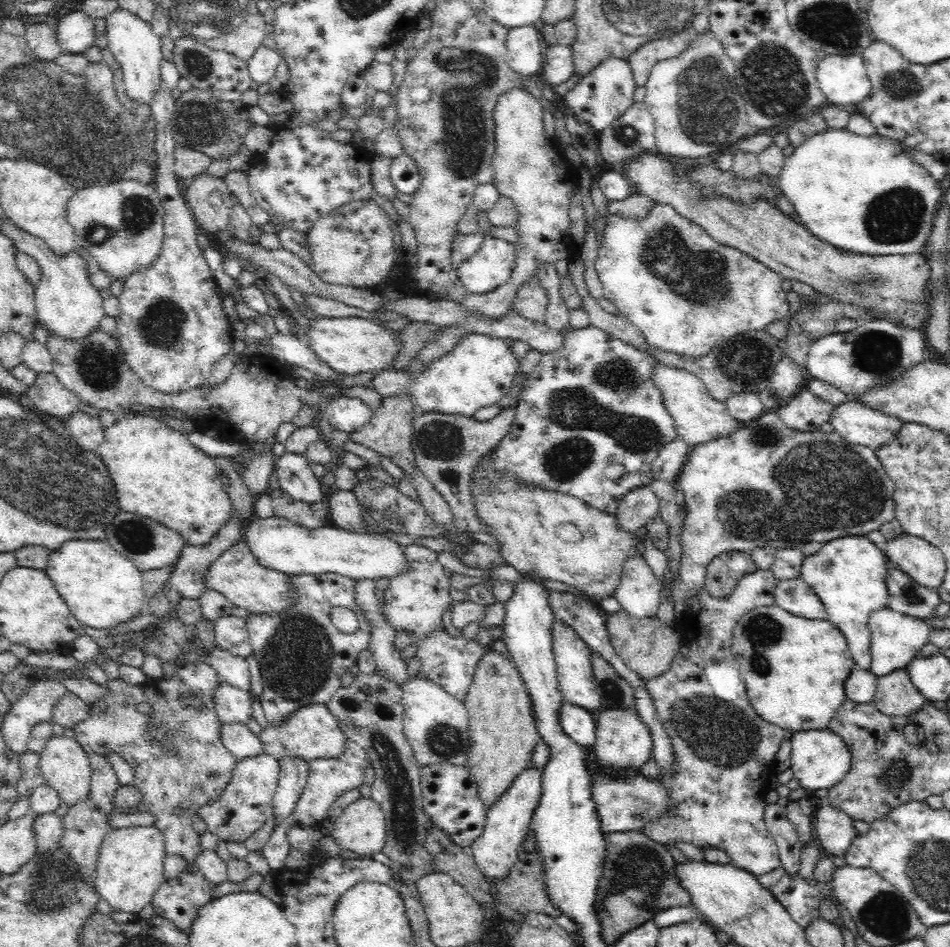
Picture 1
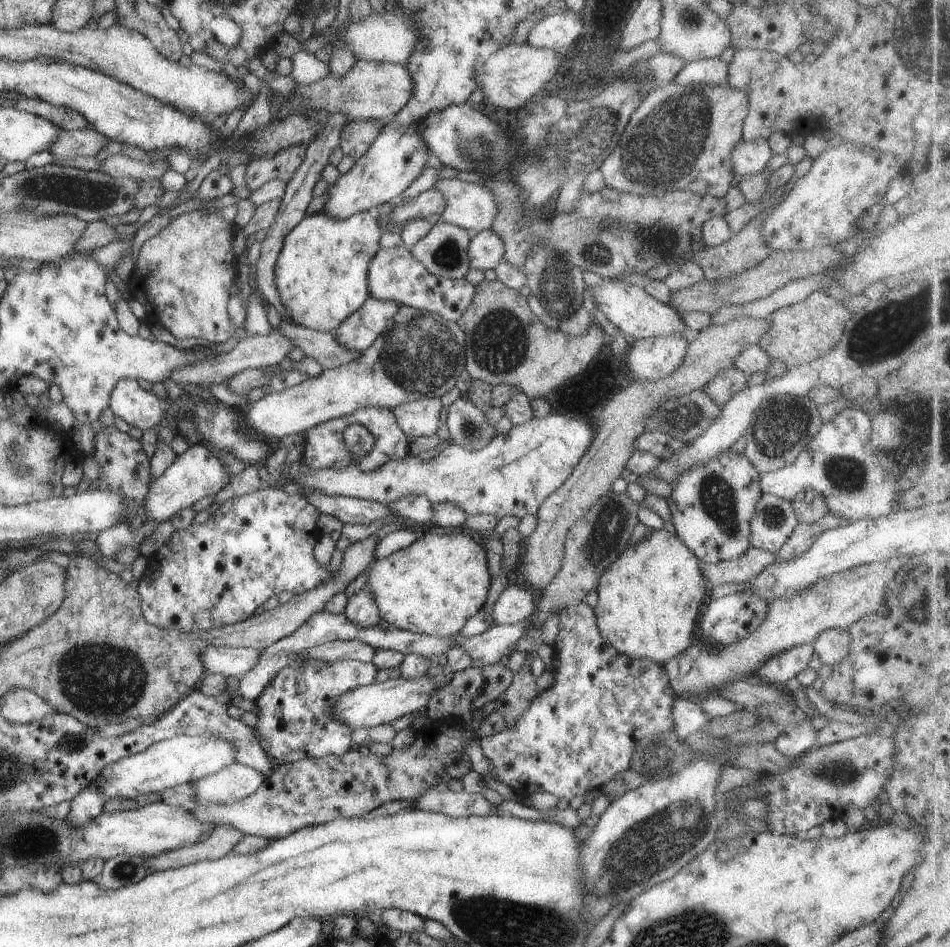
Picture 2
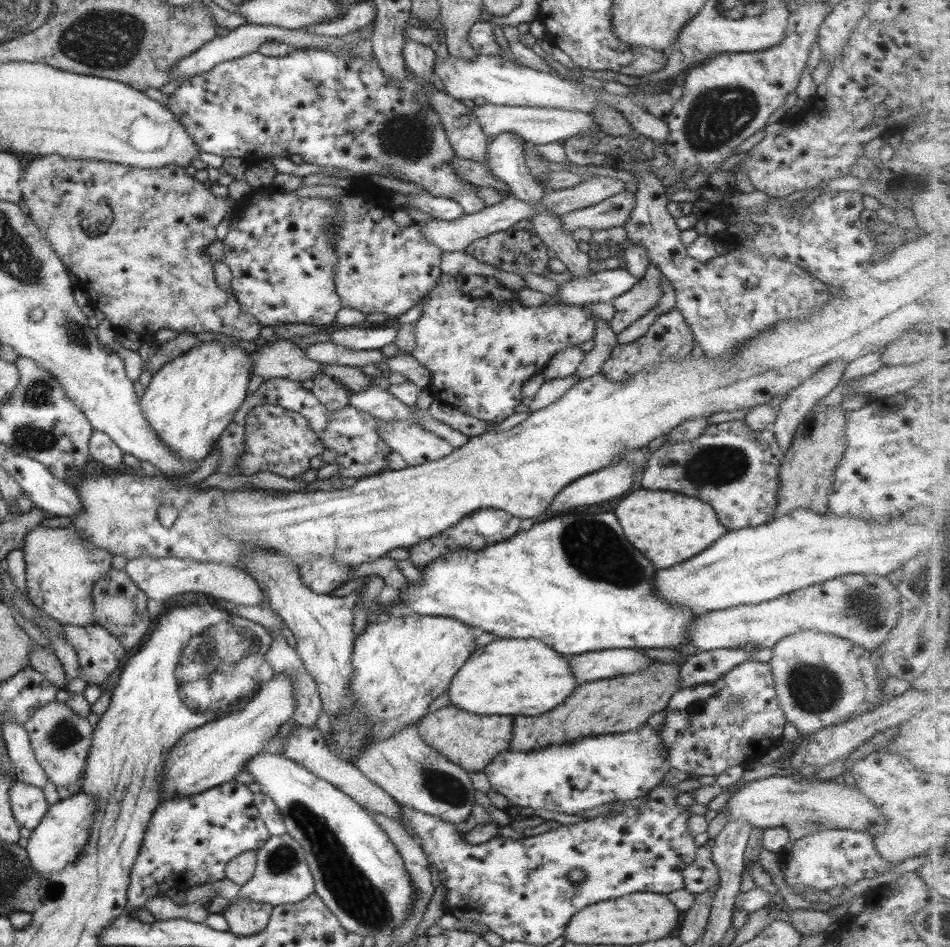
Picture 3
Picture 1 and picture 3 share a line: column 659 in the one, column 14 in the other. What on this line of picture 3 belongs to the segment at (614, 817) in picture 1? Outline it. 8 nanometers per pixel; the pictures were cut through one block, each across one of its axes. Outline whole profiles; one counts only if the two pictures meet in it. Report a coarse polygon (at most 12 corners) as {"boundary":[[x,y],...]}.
{"boundary":[[9,787],[12,814],[33,830],[47,811],[39,787]]}

